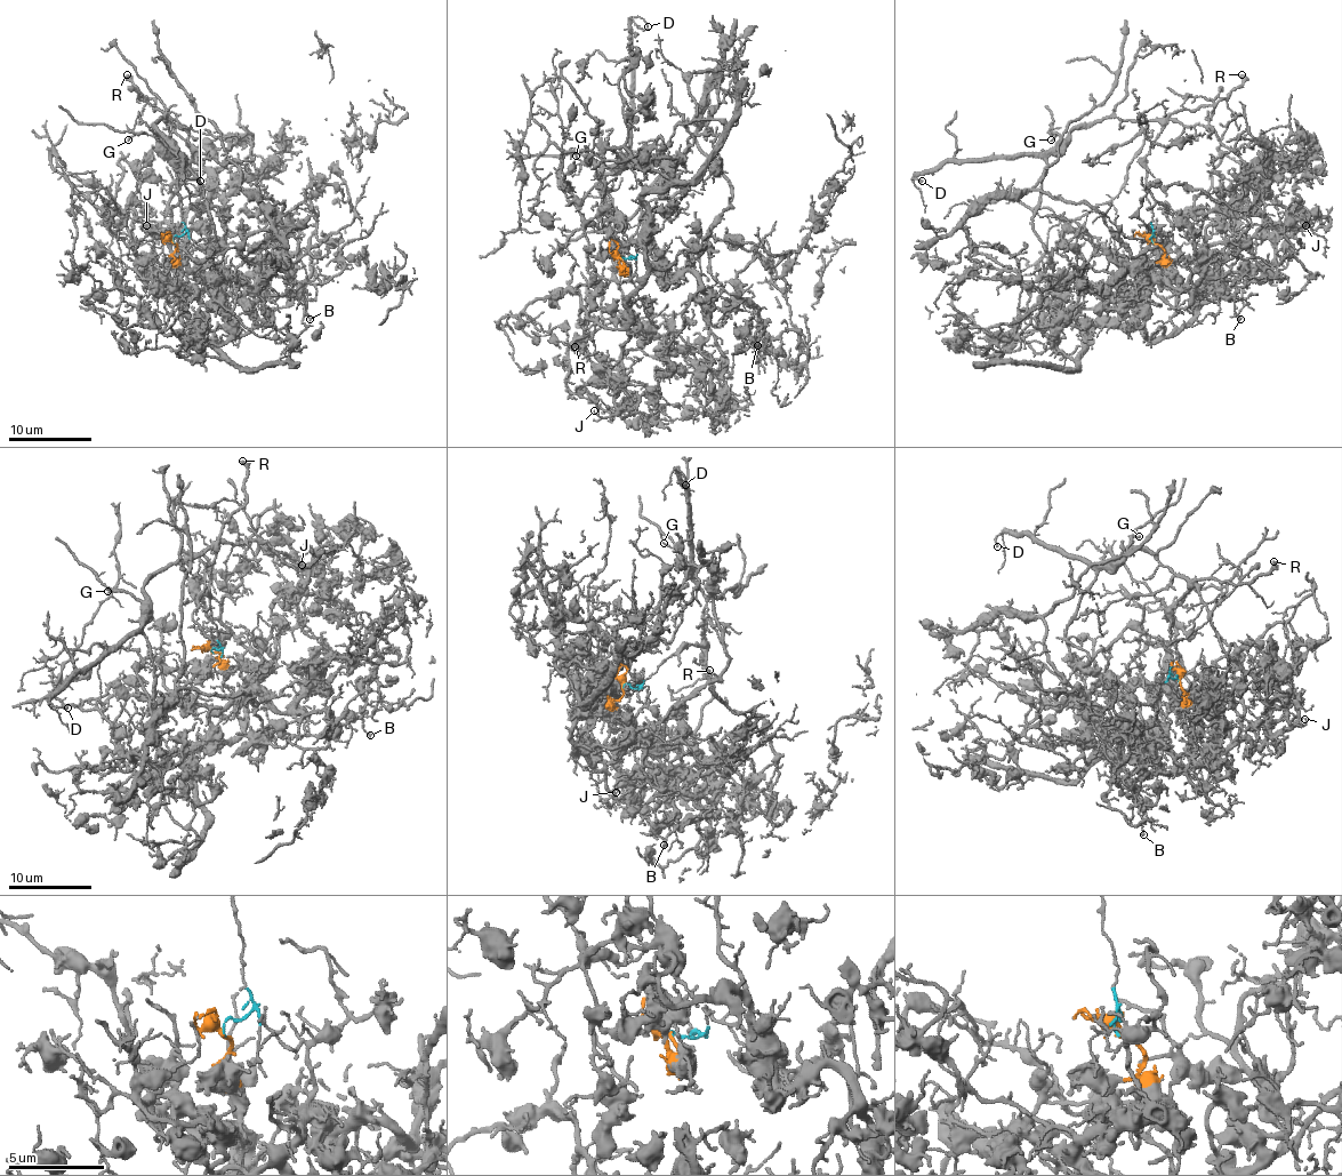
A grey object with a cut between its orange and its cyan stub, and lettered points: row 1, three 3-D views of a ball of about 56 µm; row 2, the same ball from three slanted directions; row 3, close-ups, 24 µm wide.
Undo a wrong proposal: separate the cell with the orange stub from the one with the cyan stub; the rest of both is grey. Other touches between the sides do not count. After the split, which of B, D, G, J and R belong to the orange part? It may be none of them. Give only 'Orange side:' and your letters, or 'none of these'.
Orange side: B, J

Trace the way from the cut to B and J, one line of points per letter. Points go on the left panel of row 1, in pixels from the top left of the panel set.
B: (174, 244), (179, 310), (199, 336), (186, 305), (213, 282), (252, 287), (314, 210), (310, 320)
J: (174, 244), (178, 308), (190, 328), (174, 269), (171, 239), (179, 231), (146, 225)

